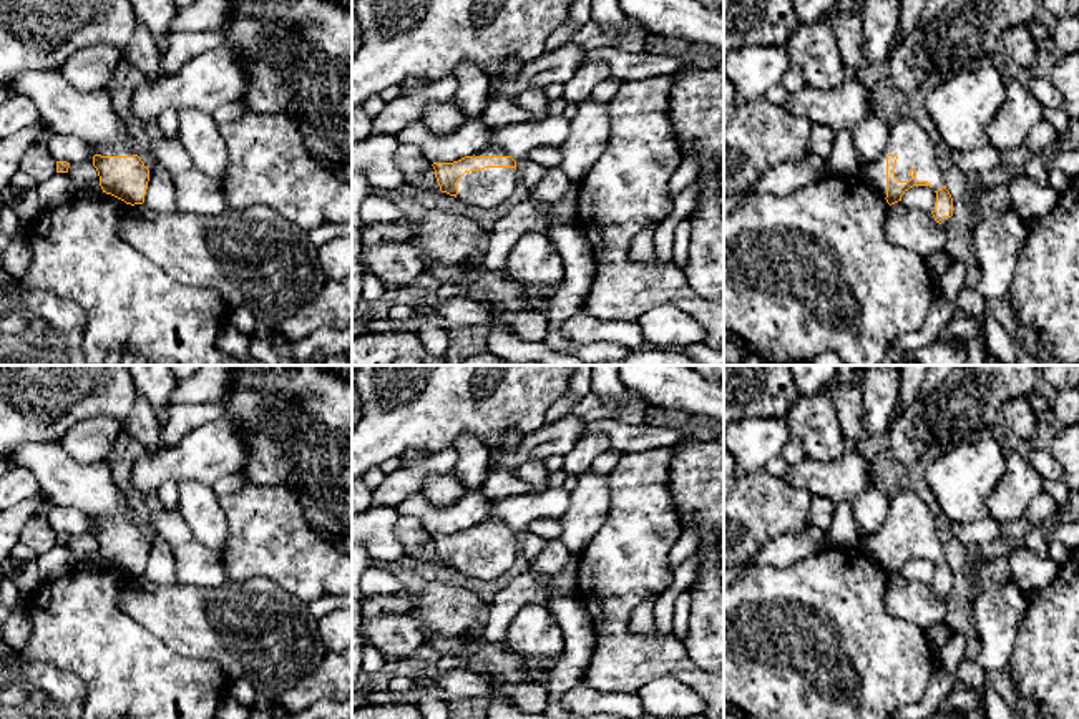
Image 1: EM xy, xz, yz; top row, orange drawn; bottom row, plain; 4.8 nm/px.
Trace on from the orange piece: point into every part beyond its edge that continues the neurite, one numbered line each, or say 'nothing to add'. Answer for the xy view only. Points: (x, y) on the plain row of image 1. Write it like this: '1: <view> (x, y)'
1: xy (118, 522)

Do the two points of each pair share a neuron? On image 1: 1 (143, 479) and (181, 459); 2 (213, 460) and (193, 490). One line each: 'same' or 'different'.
1: same
2: different

